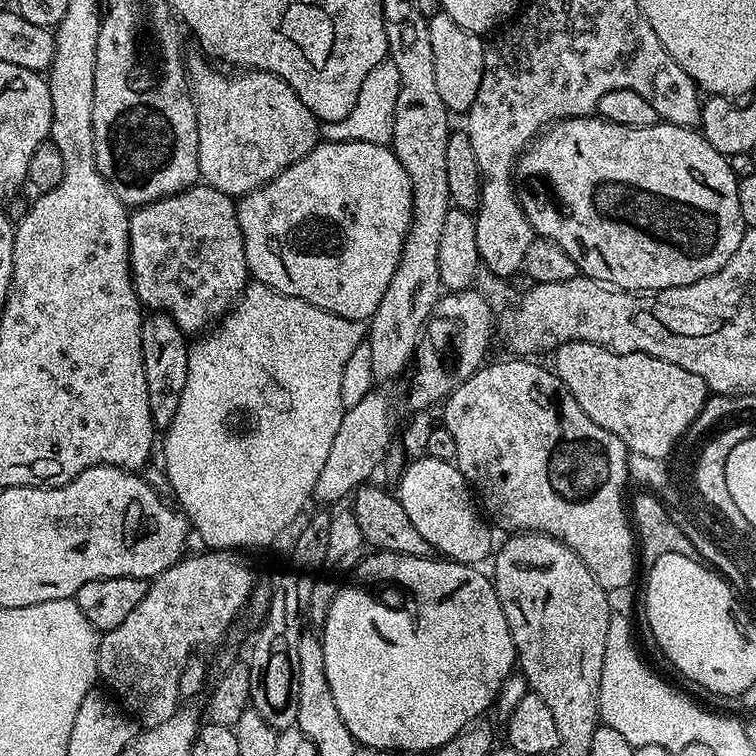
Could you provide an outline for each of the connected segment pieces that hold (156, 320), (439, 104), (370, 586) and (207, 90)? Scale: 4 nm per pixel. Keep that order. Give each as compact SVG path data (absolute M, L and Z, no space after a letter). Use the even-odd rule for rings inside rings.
M152 314L142 326L142 362L146 370L146 394L150 394L150 414L157 429L166 430L178 414L178 402L182 402L182 390L186 390L188 353L190 340L174 323L172 317Z
M408 12L404 20L389 19L384 25L388 39L387 59L398 66L398 106L394 106L394 134L390 145L396 153L398 162L406 170L412 187L412 225L408 231L406 242L402 246L400 261L378 304L378 310L366 328L366 343L370 350L370 366L373 381L396 380L400 375L409 371L413 363L416 348L420 345L420 337L428 327L428 320L432 317L437 302L442 295L442 285L438 274L438 242L442 238L442 225L446 222L446 214L450 207L450 186L446 183L446 142L450 125L448 107L438 95L438 85L434 74L434 49L430 47L430 30L425 13Z
M379 550L365 555L351 573L348 585L337 591L327 605L328 617L324 620L324 657L326 658L326 682L330 682L330 694L334 694L334 706L338 706L338 714L342 714L342 722L346 722L346 730L356 740L357 745L364 748L377 748L381 754L388 752L428 752L435 753L446 742L479 721L484 711L491 709L496 703L496 695L502 686L513 675L517 667L516 647L510 634L510 626L506 622L506 614L502 610L502 602L496 593L496 586L487 575L480 573L479 567L471 564L457 564L447 558L429 558L428 556L403 556L393 552Z
M189 55L186 60L186 71L188 74L188 87L192 94L192 101L196 107L196 121L198 122L198 166L200 167L200 180L207 184L209 188L216 188L226 195L239 198L260 188L263 184L269 184L282 170L286 170L294 162L301 160L303 156L308 156L310 150L314 150L318 141L321 139L321 121L298 98L298 94L282 78L278 78L269 72L259 70L240 70L237 76L227 76L224 72L215 72L210 65L198 57Z

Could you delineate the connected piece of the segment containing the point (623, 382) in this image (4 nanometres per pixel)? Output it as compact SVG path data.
M571 340L555 349L556 364L554 371L560 380L574 394L578 406L602 430L610 430L628 447L629 453L646 455L647 458L667 461L668 455L676 448L676 443L685 439L688 427L698 418L702 406L708 401L710 390L698 374L690 374L690 370L682 370L682 366L674 366L674 362L666 362L662 358L647 356L645 352L612 352L597 344L585 340Z

